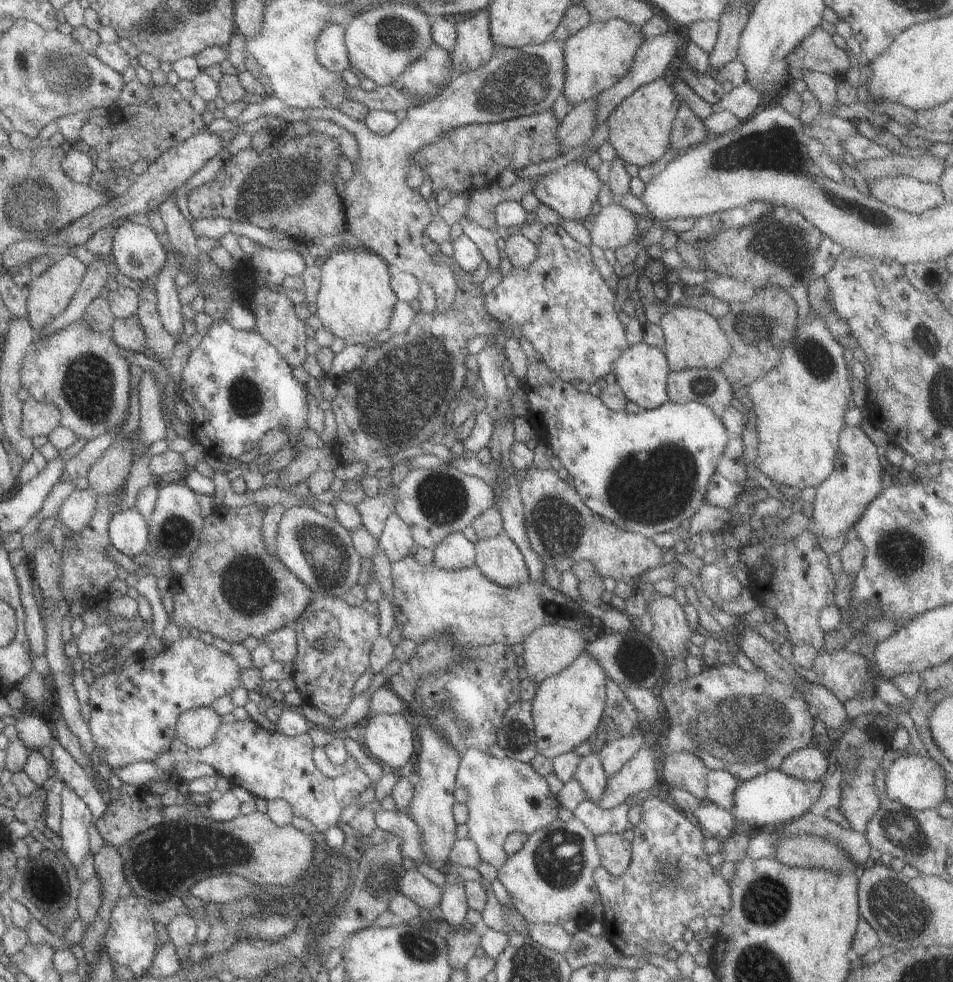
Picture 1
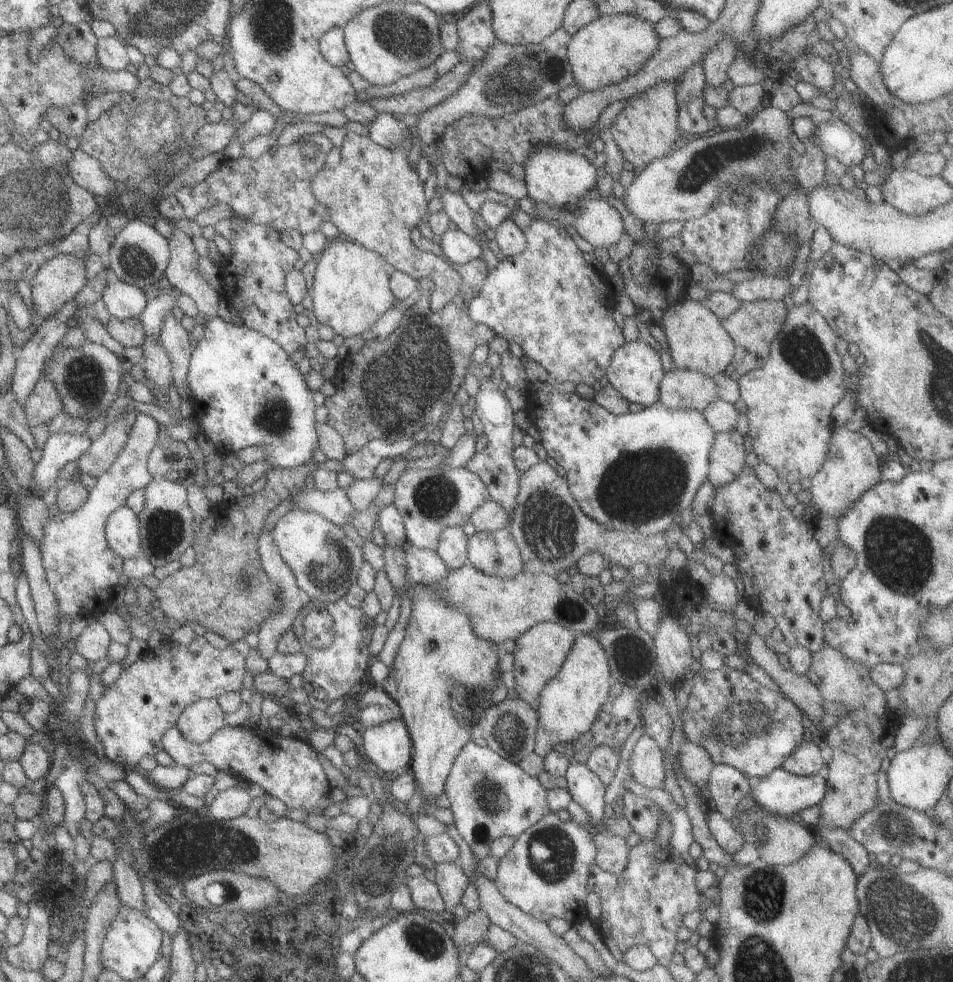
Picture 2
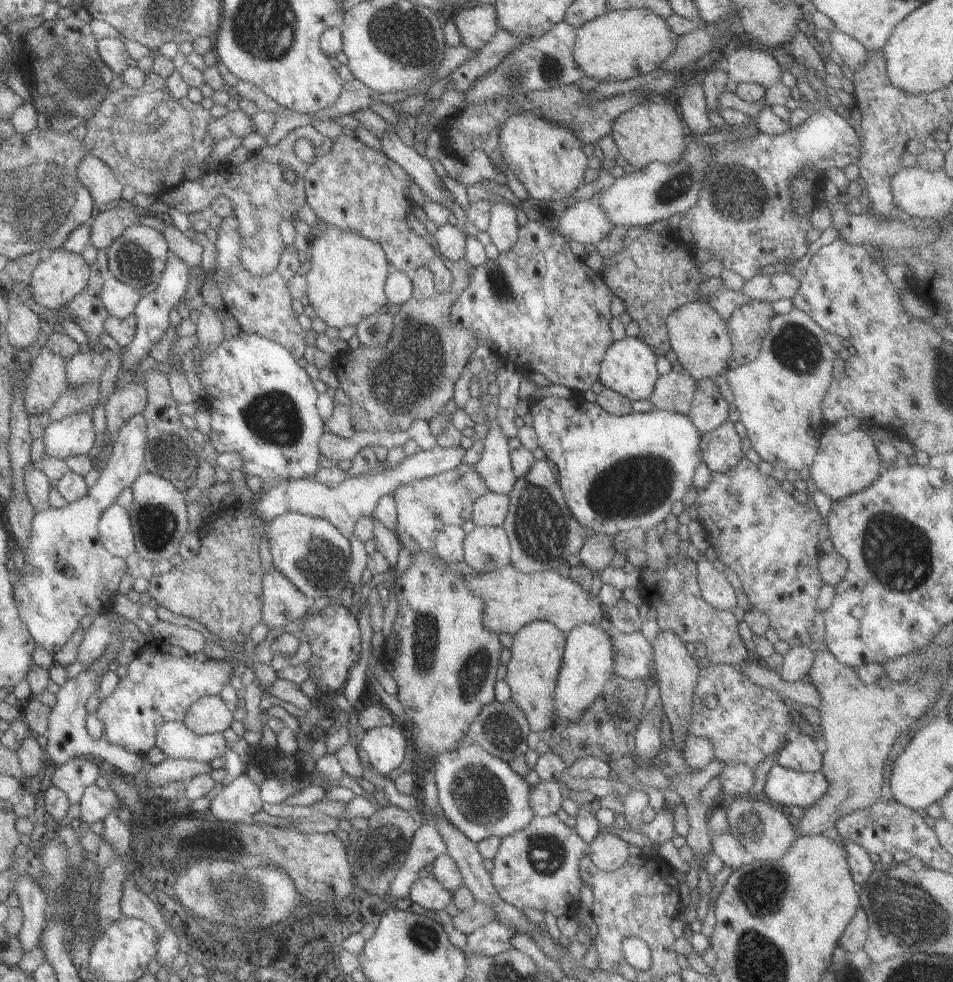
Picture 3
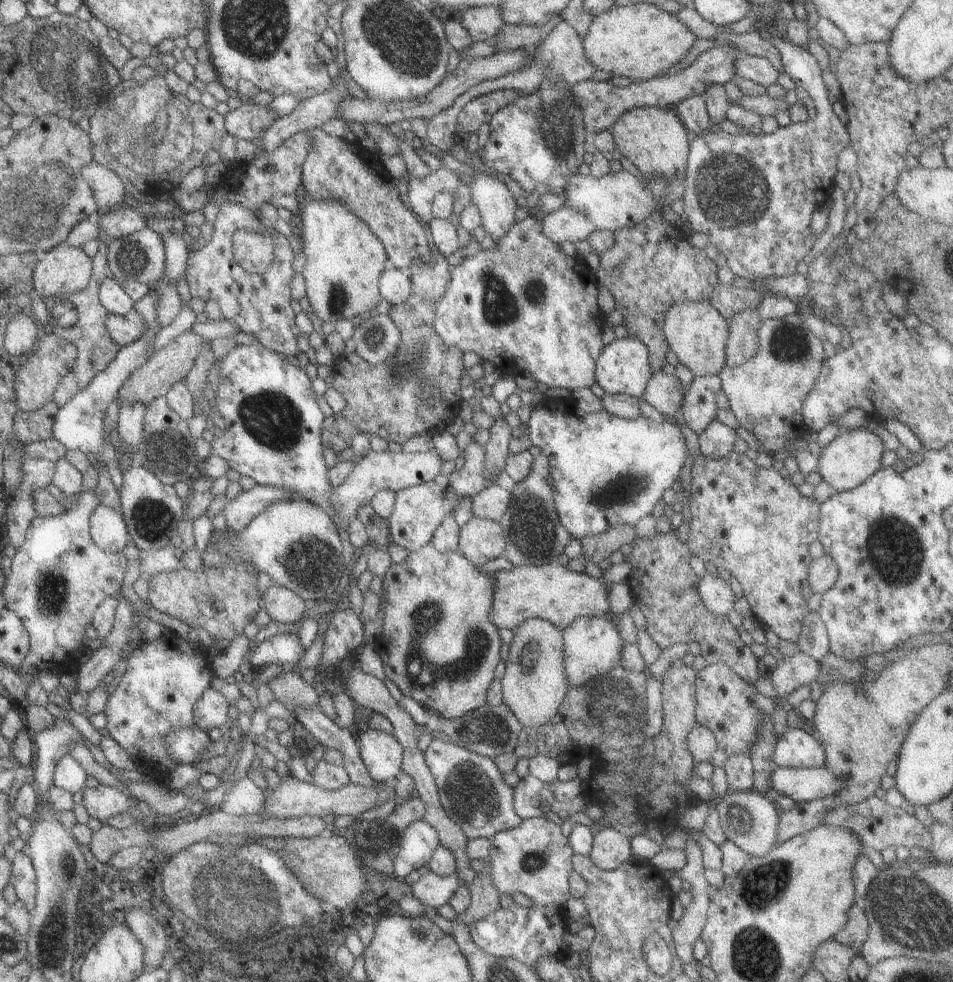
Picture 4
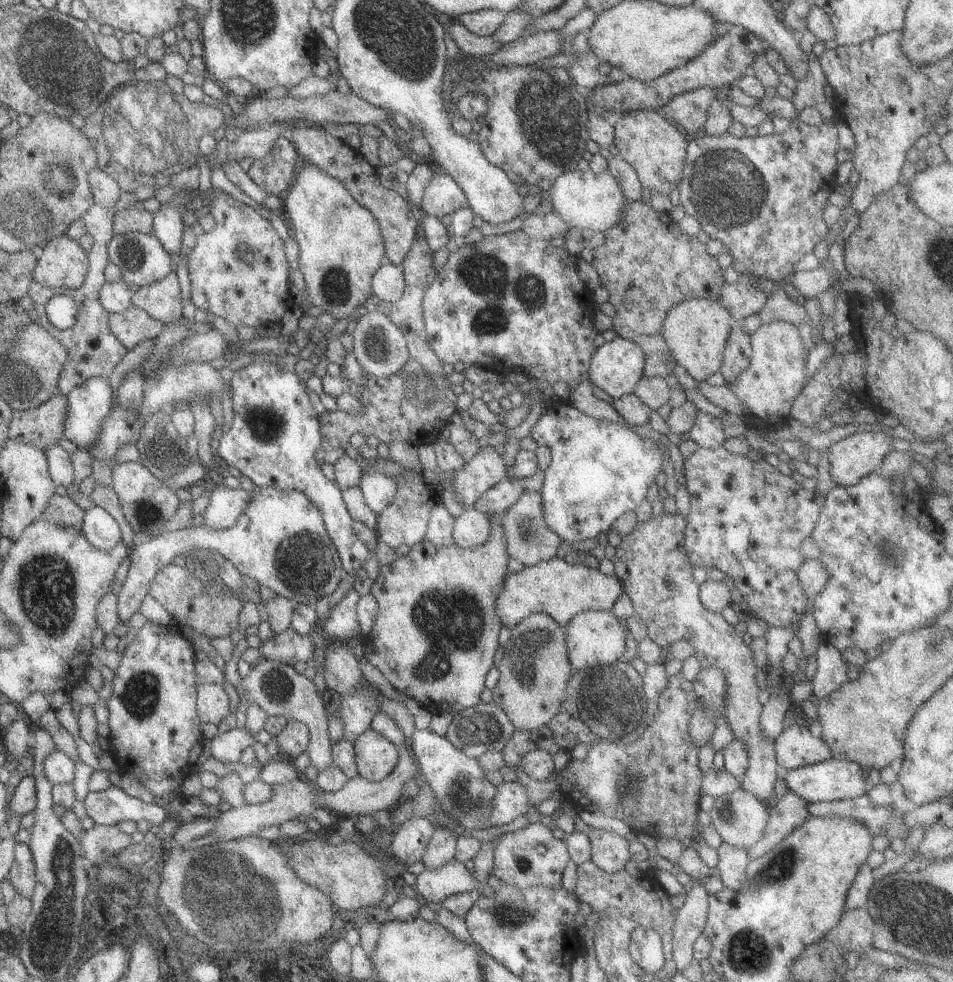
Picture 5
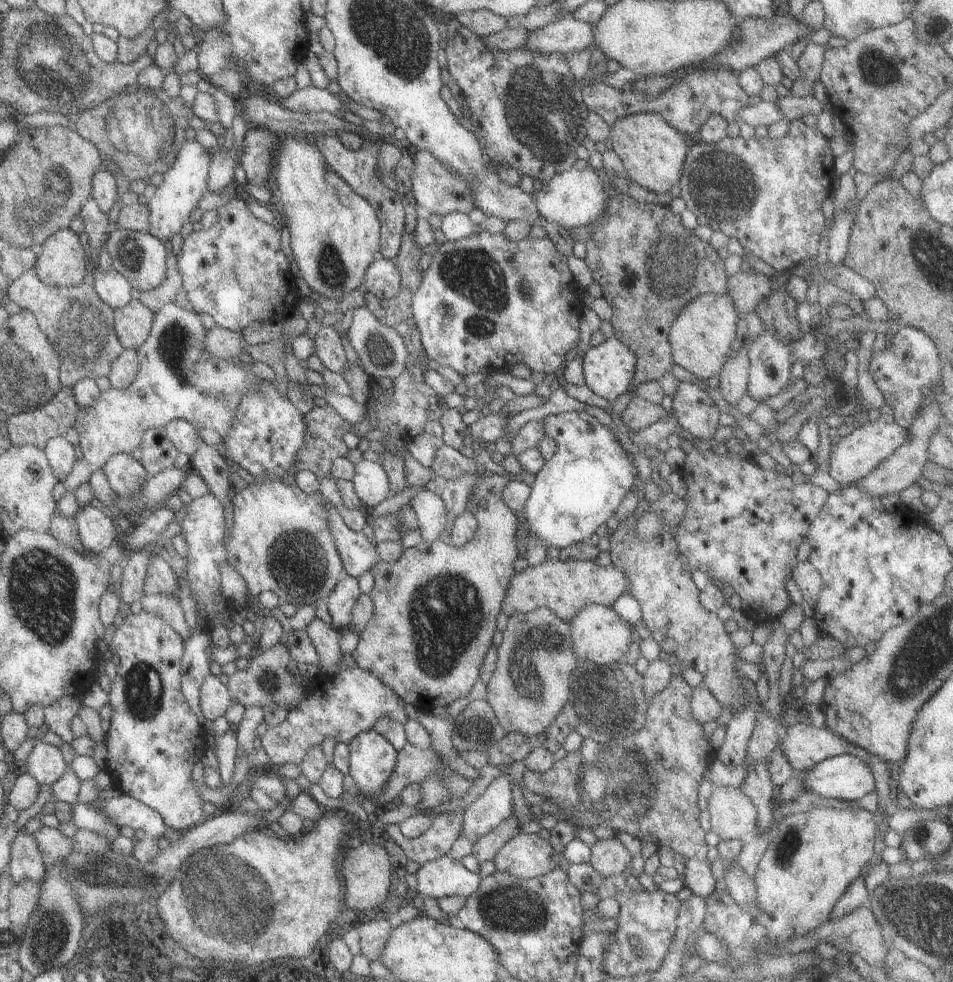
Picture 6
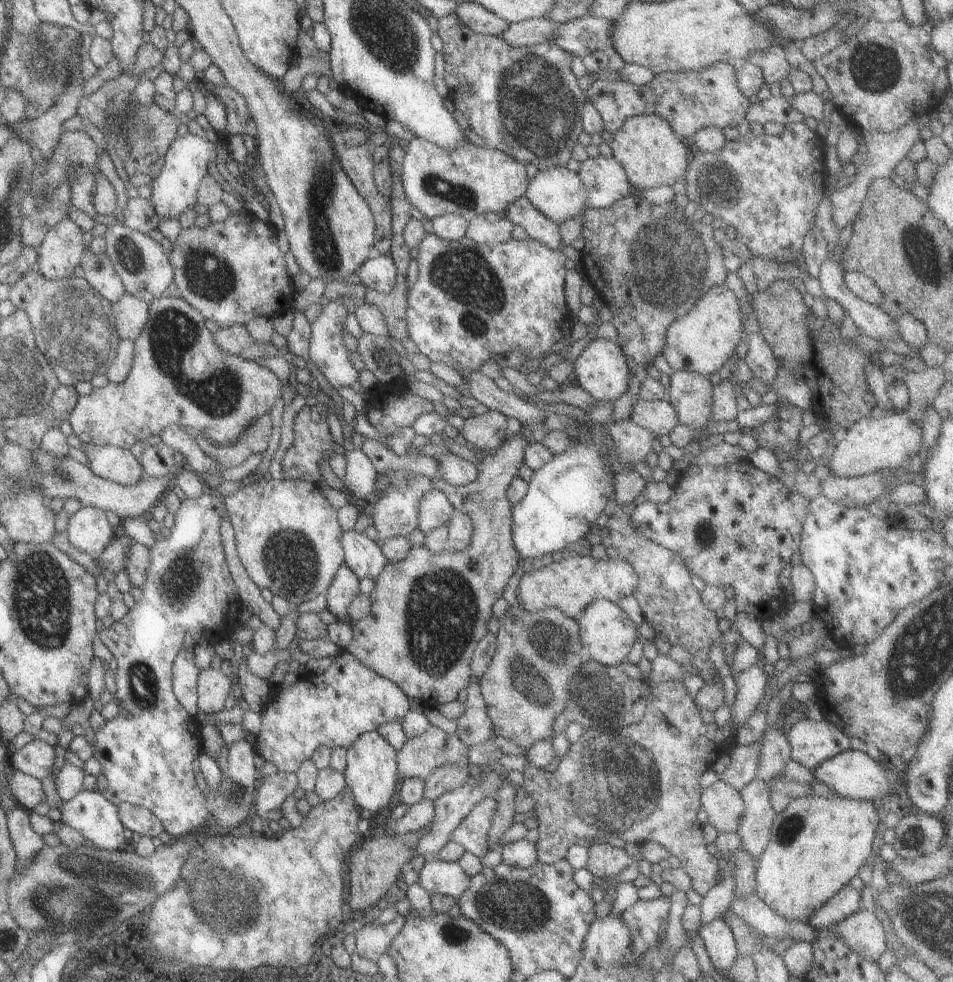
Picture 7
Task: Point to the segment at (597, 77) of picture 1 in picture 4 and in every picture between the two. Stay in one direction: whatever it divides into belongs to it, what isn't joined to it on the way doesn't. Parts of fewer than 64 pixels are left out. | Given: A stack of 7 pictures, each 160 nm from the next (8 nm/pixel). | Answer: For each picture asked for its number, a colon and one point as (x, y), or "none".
2: (606, 50)
3: (616, 45)
4: (639, 41)

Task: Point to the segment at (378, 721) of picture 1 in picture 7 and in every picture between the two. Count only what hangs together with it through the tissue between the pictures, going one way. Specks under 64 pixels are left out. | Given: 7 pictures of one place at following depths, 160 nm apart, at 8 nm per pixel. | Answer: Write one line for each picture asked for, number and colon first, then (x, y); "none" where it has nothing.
2: (387, 745)
3: (382, 748)
4: (380, 752)
5: (374, 756)
6: (371, 758)
7: (370, 773)

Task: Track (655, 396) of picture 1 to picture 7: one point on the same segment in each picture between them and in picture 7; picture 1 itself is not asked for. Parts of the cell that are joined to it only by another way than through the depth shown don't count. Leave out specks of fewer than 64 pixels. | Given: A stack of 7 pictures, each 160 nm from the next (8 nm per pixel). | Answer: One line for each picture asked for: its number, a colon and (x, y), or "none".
2: (634, 370)
3: (628, 367)
4: (622, 366)
5: (615, 367)
6: (607, 368)
7: (600, 369)

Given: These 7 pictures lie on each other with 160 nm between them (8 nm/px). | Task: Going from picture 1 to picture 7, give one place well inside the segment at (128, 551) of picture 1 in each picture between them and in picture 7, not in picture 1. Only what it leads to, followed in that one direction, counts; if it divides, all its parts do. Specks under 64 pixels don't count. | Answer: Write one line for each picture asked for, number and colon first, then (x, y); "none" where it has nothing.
2: (121, 532)
3: (114, 530)
4: (106, 526)
5: (100, 531)
6: (96, 531)
7: (87, 530)

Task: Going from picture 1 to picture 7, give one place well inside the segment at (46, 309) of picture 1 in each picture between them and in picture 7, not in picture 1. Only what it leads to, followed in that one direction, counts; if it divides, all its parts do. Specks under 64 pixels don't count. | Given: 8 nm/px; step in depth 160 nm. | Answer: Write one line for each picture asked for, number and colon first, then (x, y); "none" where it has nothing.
2: (57, 280)
3: (53, 282)
4: (63, 270)
5: (61, 263)
6: (62, 261)
7: (60, 250)

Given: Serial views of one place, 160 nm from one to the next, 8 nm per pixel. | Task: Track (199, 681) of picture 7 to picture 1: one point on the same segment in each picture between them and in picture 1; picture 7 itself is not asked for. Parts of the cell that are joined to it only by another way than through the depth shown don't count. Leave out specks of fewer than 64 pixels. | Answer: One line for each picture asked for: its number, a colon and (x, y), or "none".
1: (195, 728)
2: (198, 721)
3: (207, 715)
4: (210, 710)
5: (211, 701)
6: (214, 698)

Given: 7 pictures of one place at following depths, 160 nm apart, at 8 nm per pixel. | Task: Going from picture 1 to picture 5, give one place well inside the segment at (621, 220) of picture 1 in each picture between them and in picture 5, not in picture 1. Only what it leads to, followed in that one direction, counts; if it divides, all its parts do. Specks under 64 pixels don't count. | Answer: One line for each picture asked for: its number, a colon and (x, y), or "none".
2: (597, 222)
3: (584, 221)
4: (565, 223)
5: (545, 226)

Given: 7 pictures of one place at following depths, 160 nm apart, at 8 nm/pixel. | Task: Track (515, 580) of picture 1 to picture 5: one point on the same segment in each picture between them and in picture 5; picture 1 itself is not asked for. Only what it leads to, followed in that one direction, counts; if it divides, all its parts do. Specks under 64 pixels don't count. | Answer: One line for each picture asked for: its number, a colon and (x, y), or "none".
2: (495, 553)
3: (485, 548)
4: (479, 540)
5: (472, 528)

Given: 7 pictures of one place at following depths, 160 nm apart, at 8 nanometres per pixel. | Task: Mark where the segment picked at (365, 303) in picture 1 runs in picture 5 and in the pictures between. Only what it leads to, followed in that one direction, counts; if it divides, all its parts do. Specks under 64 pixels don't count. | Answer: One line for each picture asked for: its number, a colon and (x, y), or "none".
2: (349, 290)
3: (344, 285)
4: (343, 260)
5: (339, 244)

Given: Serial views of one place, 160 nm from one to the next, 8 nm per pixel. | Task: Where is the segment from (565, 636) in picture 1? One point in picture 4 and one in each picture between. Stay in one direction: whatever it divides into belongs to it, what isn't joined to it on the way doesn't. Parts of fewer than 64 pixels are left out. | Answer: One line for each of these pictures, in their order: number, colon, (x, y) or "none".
2: (539, 652)
3: (535, 654)
4: (533, 684)

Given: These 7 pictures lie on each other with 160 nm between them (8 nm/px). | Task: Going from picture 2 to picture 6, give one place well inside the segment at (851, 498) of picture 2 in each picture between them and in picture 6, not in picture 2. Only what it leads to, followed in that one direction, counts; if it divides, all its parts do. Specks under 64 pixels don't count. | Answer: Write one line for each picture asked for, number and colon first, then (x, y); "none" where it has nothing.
3: (847, 462)
4: (853, 455)
5: (857, 455)
6: (855, 455)

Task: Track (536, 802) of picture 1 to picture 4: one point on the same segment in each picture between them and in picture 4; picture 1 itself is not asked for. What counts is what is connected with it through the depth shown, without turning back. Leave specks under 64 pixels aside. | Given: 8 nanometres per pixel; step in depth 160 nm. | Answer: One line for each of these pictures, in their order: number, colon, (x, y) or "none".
2: (490, 797)
3: (479, 794)
4: (470, 789)

